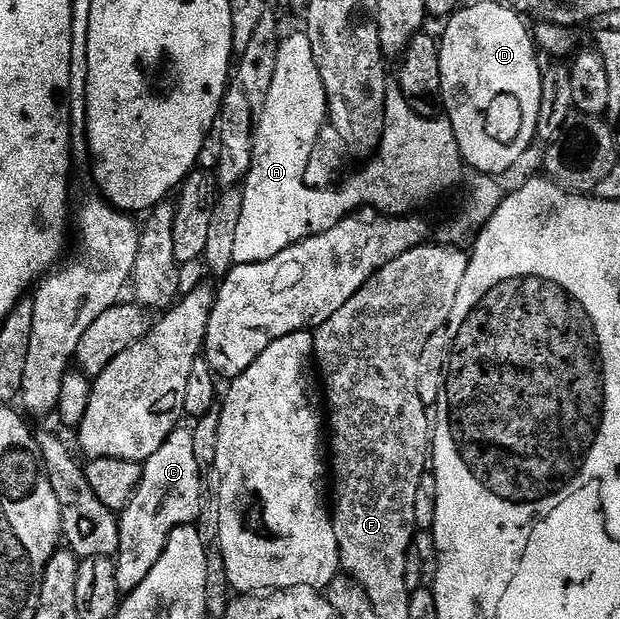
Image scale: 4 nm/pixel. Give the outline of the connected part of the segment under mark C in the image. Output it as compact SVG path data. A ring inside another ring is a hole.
M175 428L156 452L142 468L142 483L140 488L136 488L136 496L128 504L126 510L121 511L118 527L120 528L120 544L114 567L116 568L116 584L118 585L119 595L125 596L131 594L140 584L144 584L144 576L156 568L156 560L164 552L168 544L170 534L178 526L189 526L197 523L203 517L202 511L202 470L198 467L200 456L196 448L192 448L192 433L189 429Z

